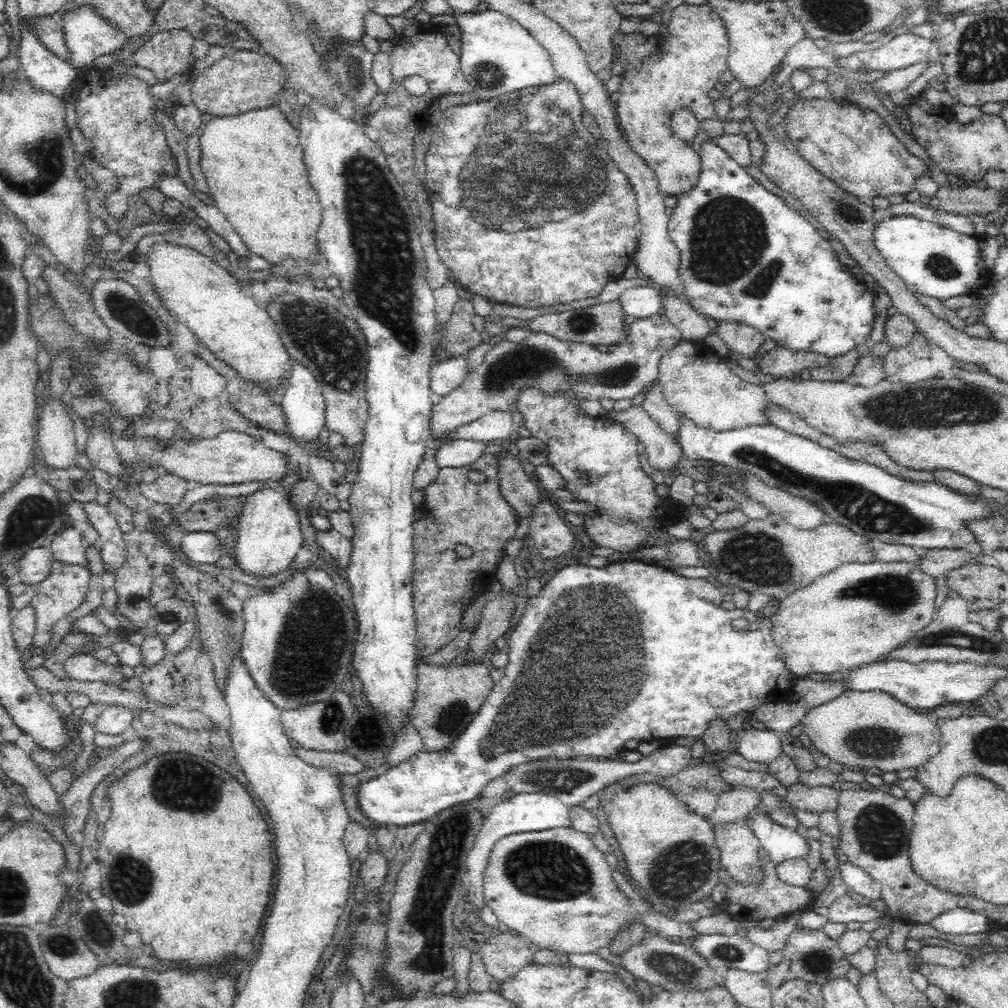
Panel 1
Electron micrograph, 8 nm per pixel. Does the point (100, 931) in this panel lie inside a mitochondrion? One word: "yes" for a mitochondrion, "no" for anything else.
yes

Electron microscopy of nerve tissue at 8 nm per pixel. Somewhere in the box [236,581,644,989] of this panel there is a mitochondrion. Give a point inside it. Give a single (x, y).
(447, 842)

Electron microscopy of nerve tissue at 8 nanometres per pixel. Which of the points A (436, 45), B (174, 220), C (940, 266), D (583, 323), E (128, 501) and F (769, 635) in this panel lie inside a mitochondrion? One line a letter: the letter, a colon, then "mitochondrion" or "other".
A: other
B: other
C: mitochondrion
D: mitochondrion
E: other
F: other

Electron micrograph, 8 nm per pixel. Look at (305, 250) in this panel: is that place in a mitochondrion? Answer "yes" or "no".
no

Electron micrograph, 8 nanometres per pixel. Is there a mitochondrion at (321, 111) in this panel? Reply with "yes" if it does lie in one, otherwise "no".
no

